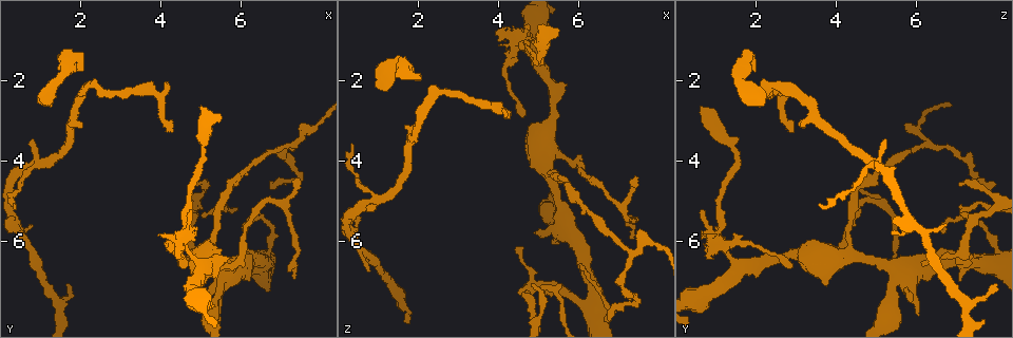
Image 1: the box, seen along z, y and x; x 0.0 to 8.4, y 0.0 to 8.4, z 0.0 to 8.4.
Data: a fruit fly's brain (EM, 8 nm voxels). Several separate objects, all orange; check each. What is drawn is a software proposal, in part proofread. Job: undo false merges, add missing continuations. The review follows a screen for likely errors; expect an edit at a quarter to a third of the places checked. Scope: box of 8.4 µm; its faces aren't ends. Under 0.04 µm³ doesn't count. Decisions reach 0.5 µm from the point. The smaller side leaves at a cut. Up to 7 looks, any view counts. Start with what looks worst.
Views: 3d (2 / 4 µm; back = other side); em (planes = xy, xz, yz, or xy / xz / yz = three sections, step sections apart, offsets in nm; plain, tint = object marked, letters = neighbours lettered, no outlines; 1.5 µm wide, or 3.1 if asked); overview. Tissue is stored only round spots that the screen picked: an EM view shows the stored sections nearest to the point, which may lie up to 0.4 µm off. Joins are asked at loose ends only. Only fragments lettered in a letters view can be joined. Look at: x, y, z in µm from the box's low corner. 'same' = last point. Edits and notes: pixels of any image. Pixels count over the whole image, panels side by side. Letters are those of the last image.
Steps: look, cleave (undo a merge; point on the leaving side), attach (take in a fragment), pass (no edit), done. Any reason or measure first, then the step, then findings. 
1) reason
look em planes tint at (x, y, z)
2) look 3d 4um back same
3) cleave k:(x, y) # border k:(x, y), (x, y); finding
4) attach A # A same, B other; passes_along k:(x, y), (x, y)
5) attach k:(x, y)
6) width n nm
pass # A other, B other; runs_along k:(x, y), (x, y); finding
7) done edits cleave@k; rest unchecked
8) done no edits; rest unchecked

branch stops here
look em planes letters at (4.25, 3.20, 2.95)

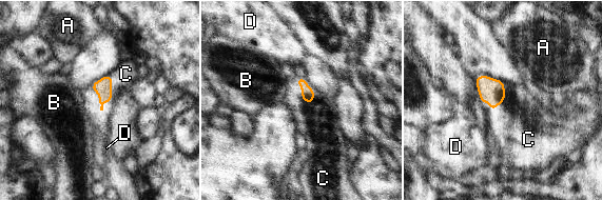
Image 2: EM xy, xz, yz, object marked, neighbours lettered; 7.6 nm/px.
attach 2:(125, 74) # A other, B other, C same, D other; passes_along 2:(103, 86), (111, 94), (125, 74); it goes on there

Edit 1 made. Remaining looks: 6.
redraw
look overview

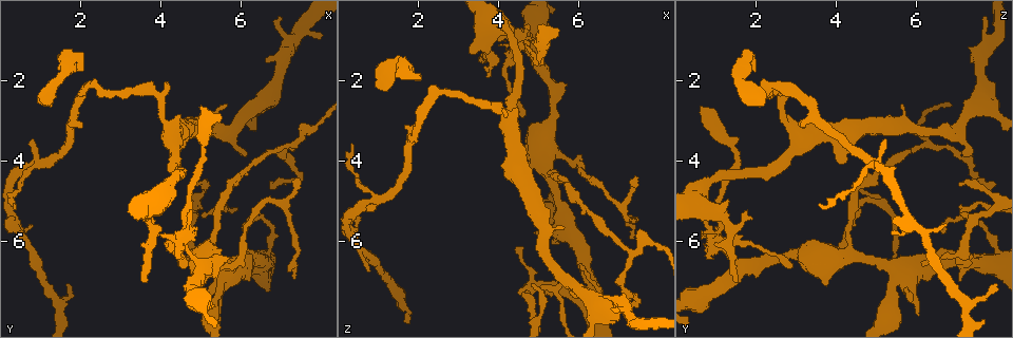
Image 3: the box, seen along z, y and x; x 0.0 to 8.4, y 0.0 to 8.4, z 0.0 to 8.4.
an open end
look em yz step 4 tint at (1.05, 2.50, 2.20)

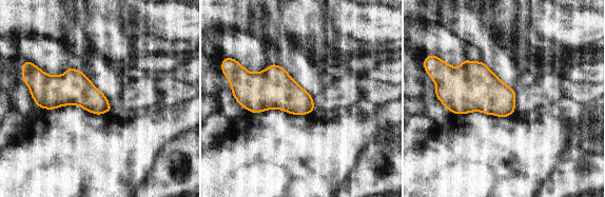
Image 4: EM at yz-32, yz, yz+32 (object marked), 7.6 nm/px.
look em planes letters same

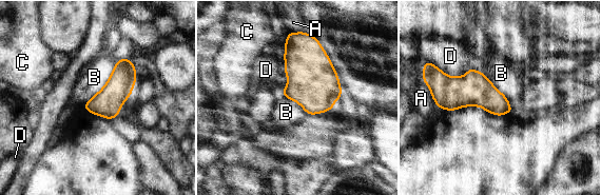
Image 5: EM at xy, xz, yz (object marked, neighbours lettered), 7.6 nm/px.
width 190 nm
pass # A other, B other, C other, D other; border 5:(120, 57), (107, 82), (82, 108); no lettered fragment goes on from it

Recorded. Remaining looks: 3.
an open end
look em planes letters at (4.75, 5.25, 0.70)

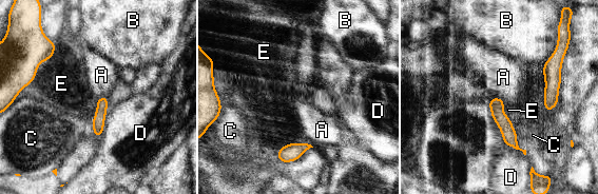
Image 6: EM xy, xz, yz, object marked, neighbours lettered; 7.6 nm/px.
width 90 nm
pass # A other, B other, C other, D other, E other; border 6:(490, 97), (500, 97), (505, 102); none of them fits

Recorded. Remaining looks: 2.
done edits attach@2; rest unchecked

